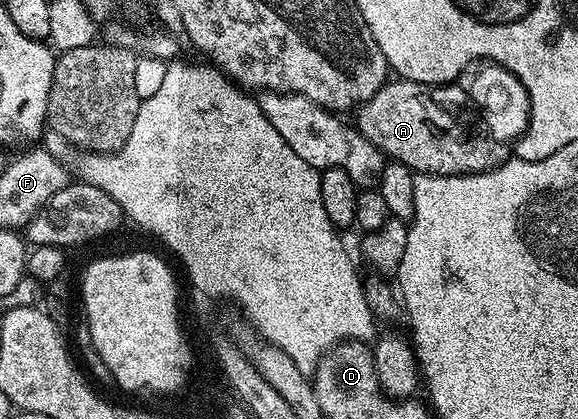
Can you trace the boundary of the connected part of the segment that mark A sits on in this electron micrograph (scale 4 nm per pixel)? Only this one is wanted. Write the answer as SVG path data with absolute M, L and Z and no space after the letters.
M390 79L368 102L356 109L355 127L363 134L363 138L367 138L367 142L384 152L390 161L405 164L413 173L423 176L466 176L490 172L510 159L510 145L483 130L482 121L476 115L457 117L451 109L436 104L425 92L428 92L426 85L416 84L413 80Z

